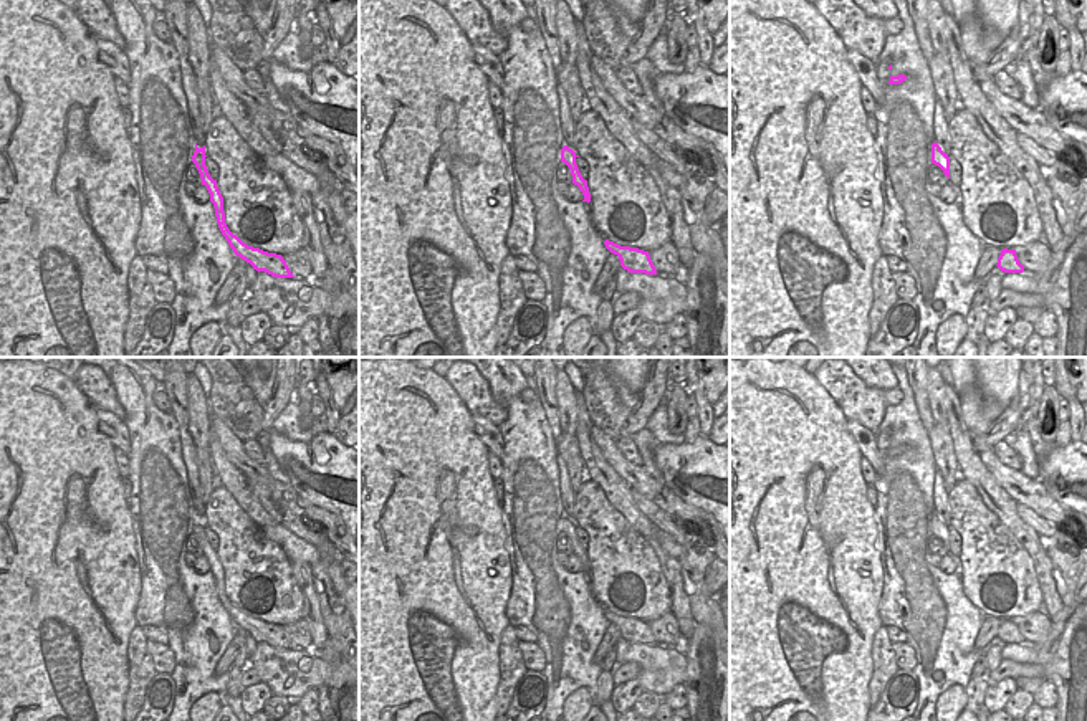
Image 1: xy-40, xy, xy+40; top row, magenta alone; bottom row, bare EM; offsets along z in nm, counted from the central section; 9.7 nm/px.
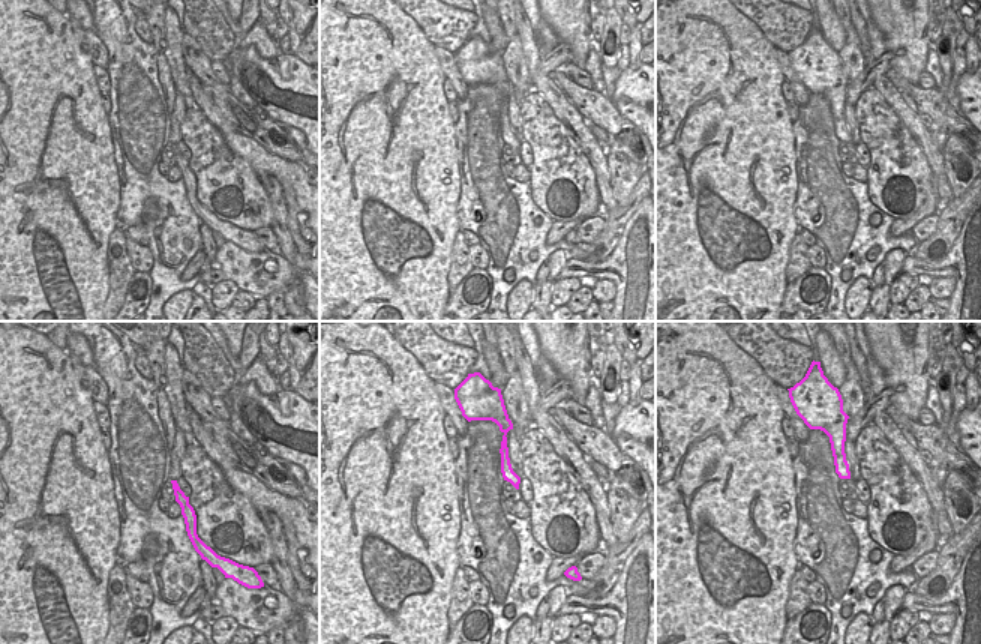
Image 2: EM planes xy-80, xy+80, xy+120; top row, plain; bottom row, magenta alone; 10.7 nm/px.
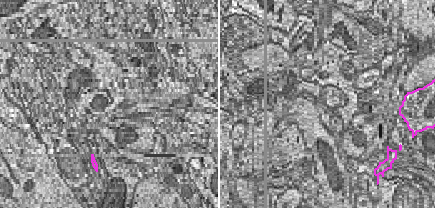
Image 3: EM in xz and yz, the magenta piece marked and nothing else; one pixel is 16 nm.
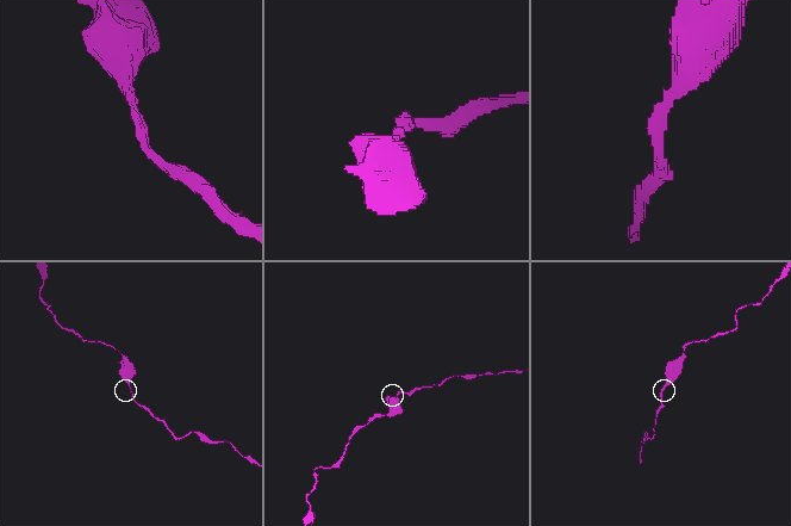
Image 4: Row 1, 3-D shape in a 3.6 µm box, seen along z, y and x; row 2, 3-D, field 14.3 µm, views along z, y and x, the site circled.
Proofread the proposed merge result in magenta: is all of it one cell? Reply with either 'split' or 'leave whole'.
leave whole

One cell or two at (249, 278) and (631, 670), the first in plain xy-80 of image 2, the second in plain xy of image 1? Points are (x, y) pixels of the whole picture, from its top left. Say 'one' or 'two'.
two

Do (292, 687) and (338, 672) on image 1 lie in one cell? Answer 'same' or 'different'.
different

